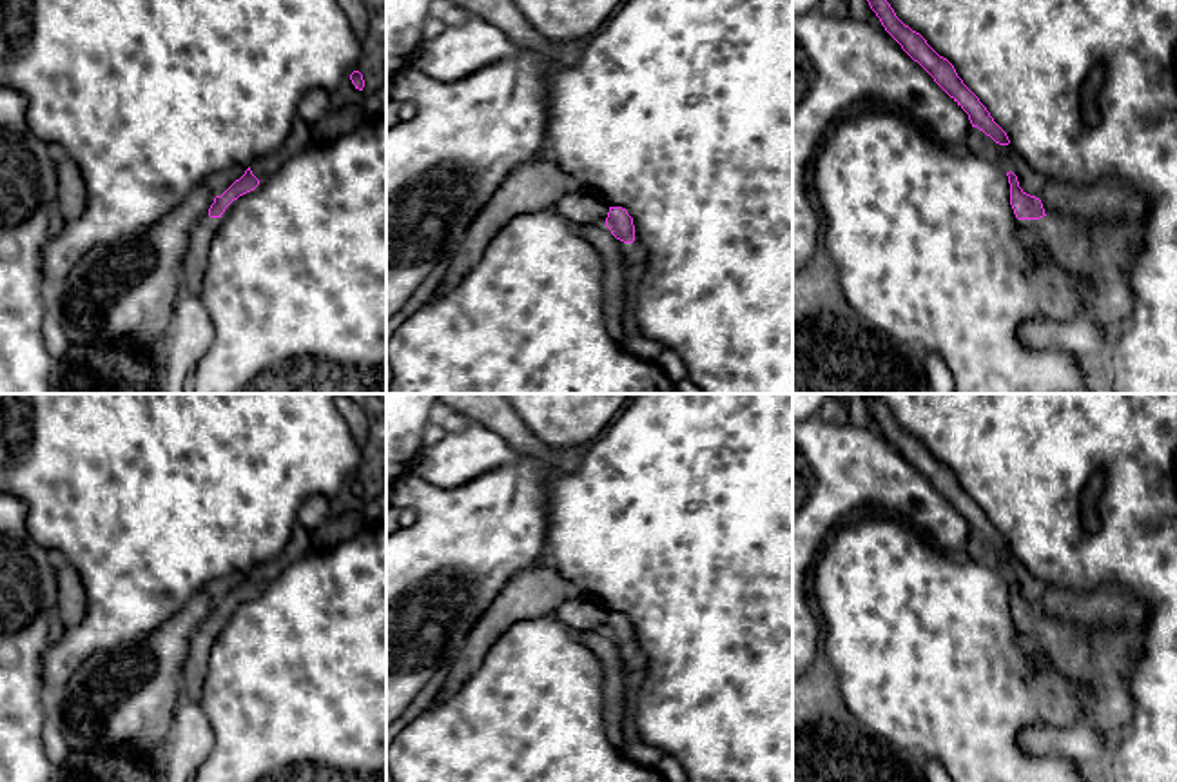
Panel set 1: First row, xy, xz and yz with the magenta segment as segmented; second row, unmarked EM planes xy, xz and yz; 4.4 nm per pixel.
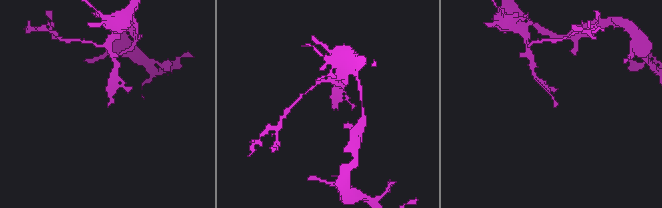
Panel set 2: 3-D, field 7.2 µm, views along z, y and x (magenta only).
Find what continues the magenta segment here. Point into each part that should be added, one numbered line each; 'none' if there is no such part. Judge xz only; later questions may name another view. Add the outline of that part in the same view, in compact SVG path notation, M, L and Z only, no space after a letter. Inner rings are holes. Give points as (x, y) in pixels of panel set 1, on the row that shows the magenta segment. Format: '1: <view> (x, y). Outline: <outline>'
none

